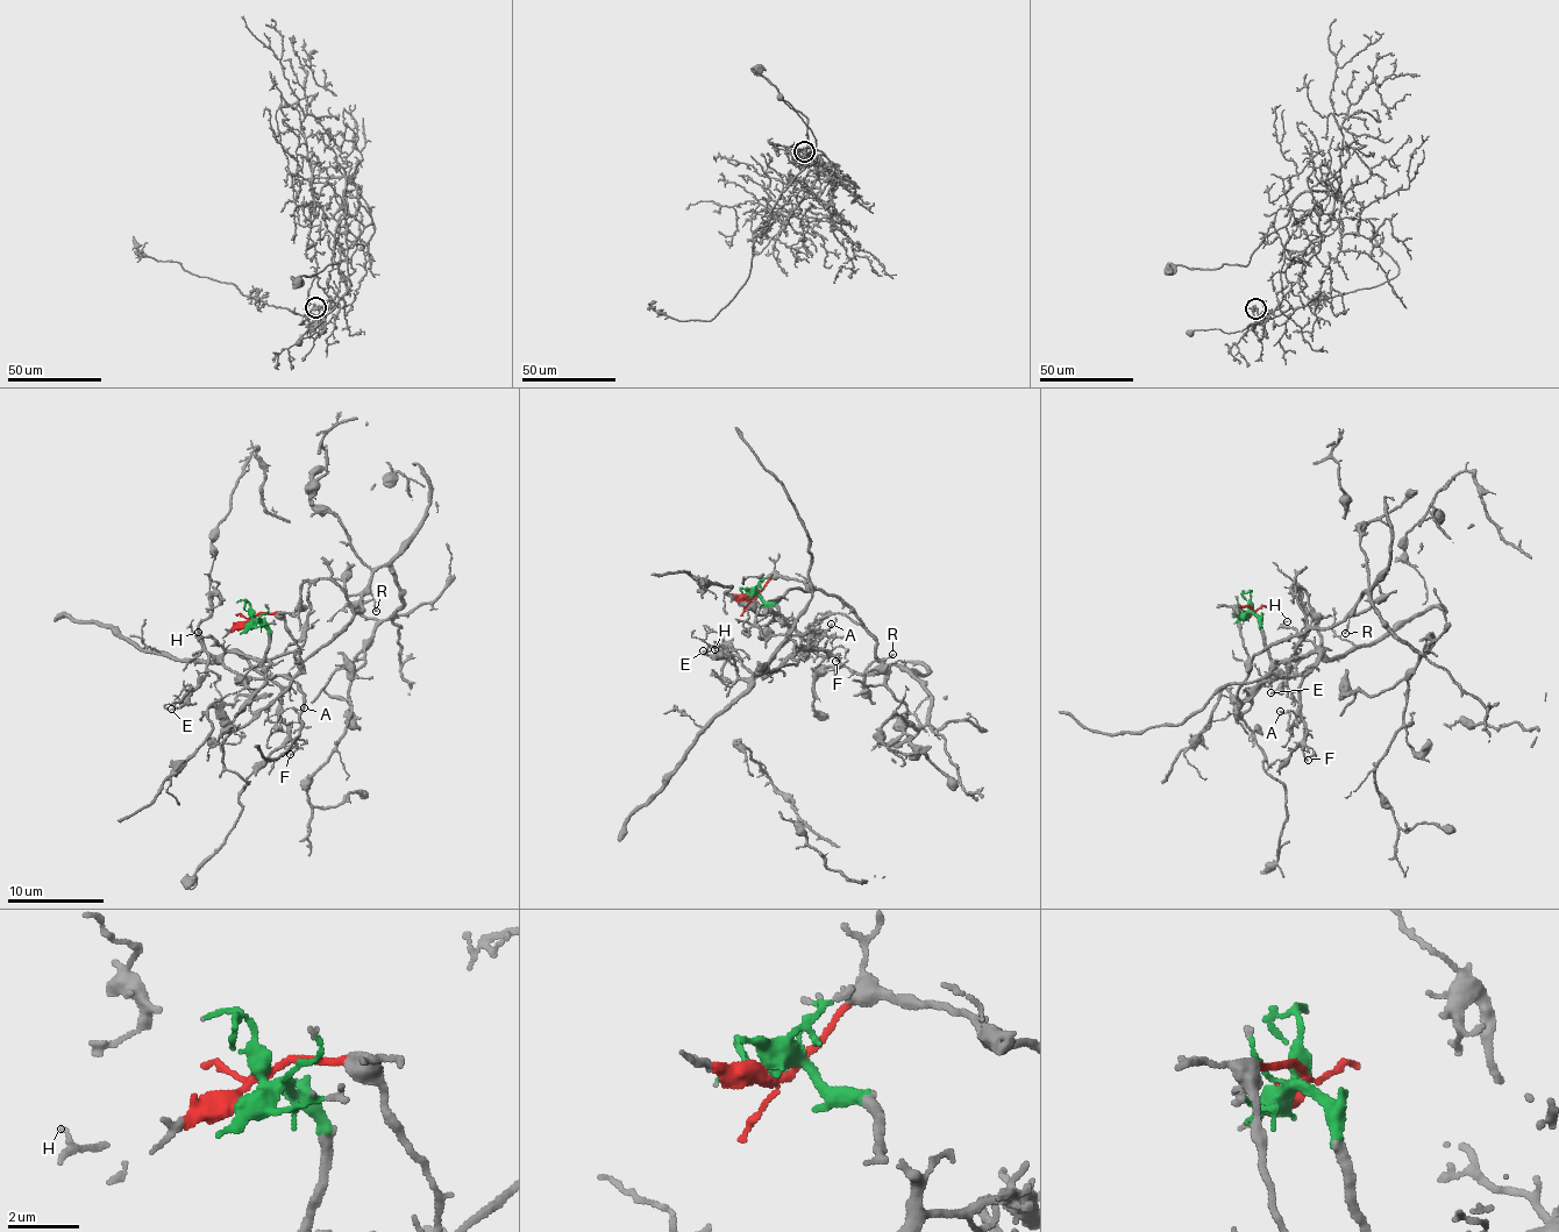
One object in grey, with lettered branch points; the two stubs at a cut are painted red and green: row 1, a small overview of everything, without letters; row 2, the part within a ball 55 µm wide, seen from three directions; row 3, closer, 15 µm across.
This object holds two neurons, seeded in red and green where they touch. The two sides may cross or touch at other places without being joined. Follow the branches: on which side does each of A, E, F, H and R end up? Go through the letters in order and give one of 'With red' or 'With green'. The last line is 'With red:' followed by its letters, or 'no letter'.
A: With green
E: With green
F: With green
H: With green
R: With red
With red: R

